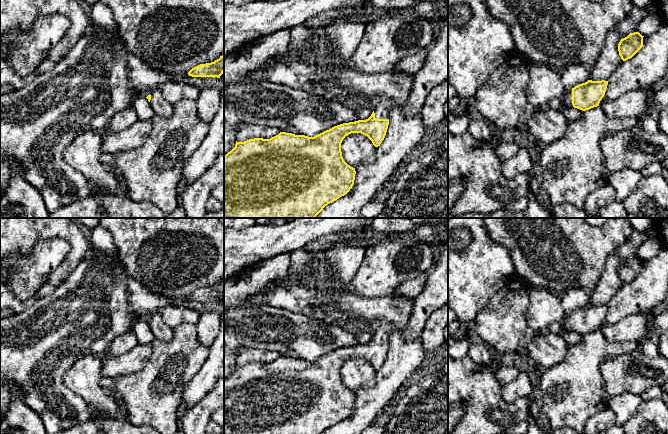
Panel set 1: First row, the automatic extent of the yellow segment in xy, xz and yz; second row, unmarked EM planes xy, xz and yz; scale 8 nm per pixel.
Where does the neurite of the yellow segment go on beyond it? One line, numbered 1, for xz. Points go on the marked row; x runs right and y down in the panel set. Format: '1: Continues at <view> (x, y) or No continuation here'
1: Continues at xz (382, 108)

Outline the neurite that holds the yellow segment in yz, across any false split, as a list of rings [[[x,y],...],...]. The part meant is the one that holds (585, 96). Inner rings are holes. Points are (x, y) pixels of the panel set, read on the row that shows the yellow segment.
[[[592,81],[579,84],[574,88],[564,92],[561,99],[554,103],[555,106],[574,107],[582,111],[599,106],[605,95],[608,81]]]

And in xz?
[[[379,100],[368,119],[334,126],[314,137],[280,132],[270,139],[254,138],[244,142],[236,141],[235,147],[224,156],[224,218],[315,218],[325,206],[346,195],[354,185],[356,171],[342,157],[341,143],[343,139],[351,133],[361,133],[367,136],[375,147],[378,147],[385,138],[392,105],[393,103],[390,100]]]

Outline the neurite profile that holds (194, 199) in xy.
[[[224,153],[221,154],[205,173],[190,185],[180,198],[187,218],[203,218],[210,192],[216,184],[224,183]]]

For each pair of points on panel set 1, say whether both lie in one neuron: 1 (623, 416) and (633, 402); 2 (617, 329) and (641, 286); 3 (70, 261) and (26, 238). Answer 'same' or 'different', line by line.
1: same
2: different
3: same

